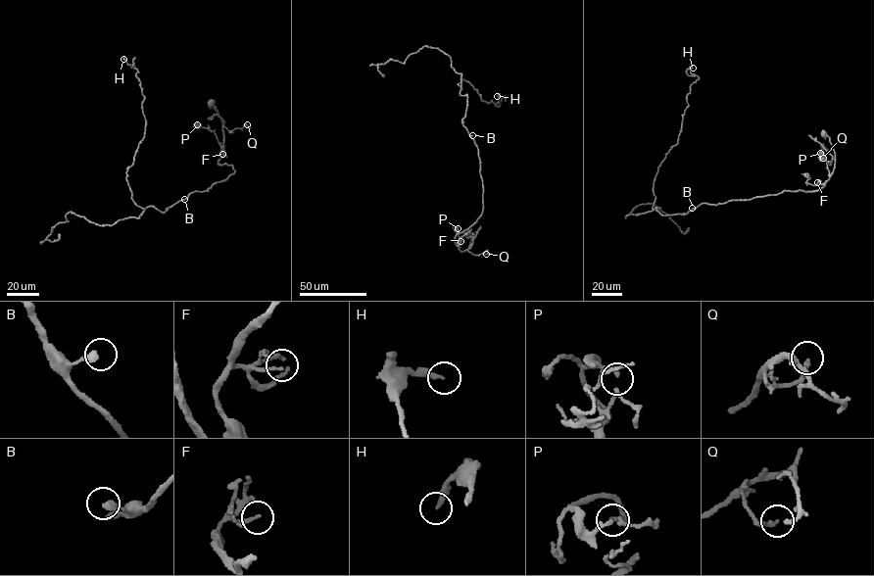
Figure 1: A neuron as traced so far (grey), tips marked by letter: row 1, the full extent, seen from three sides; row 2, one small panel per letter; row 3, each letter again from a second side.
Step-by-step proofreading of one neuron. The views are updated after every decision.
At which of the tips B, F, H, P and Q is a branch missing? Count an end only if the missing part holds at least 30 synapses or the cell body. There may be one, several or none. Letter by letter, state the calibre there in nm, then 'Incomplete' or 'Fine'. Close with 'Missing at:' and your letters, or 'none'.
B: Thickness 320 nm. Fine
F: Thickness 130 nm. Fine
H: Thickness 260 nm. Fine
P: Thickness 140 nm. Fine
Q: Thickness 200 nm. Fine
Missing at: none

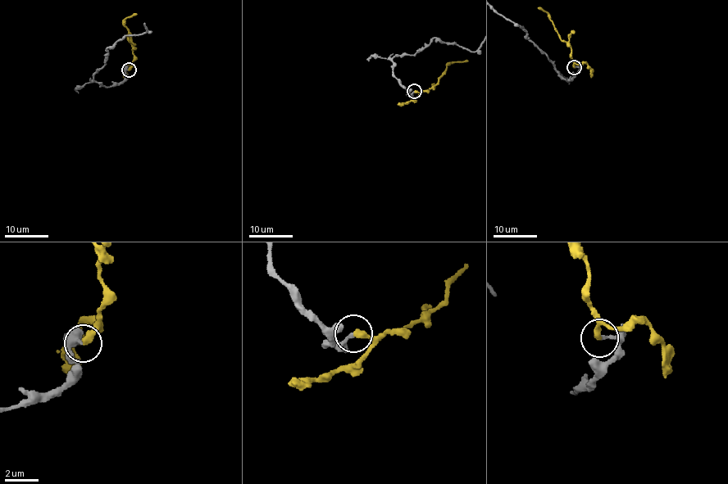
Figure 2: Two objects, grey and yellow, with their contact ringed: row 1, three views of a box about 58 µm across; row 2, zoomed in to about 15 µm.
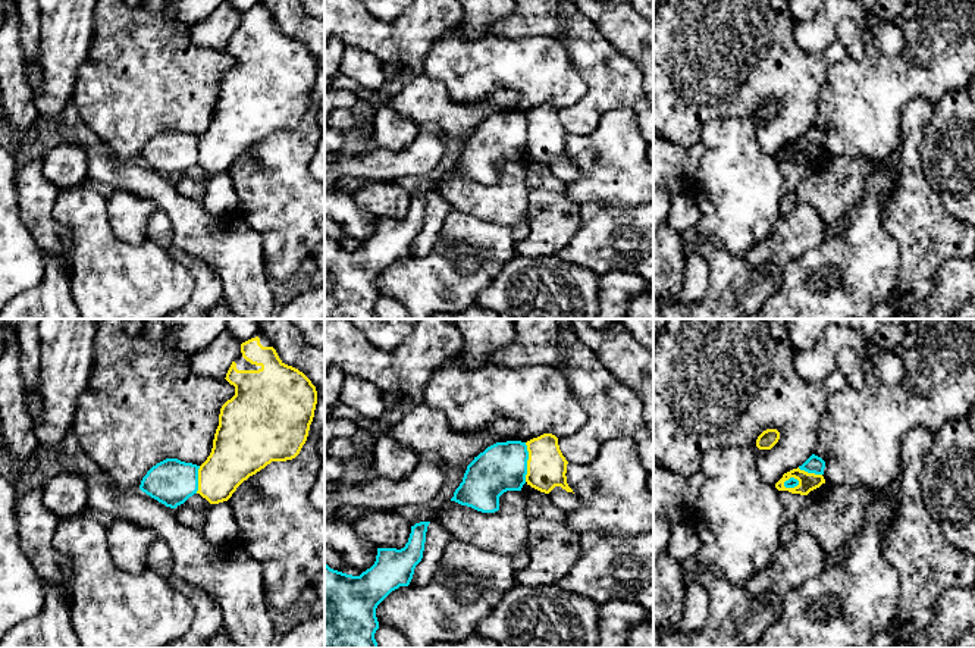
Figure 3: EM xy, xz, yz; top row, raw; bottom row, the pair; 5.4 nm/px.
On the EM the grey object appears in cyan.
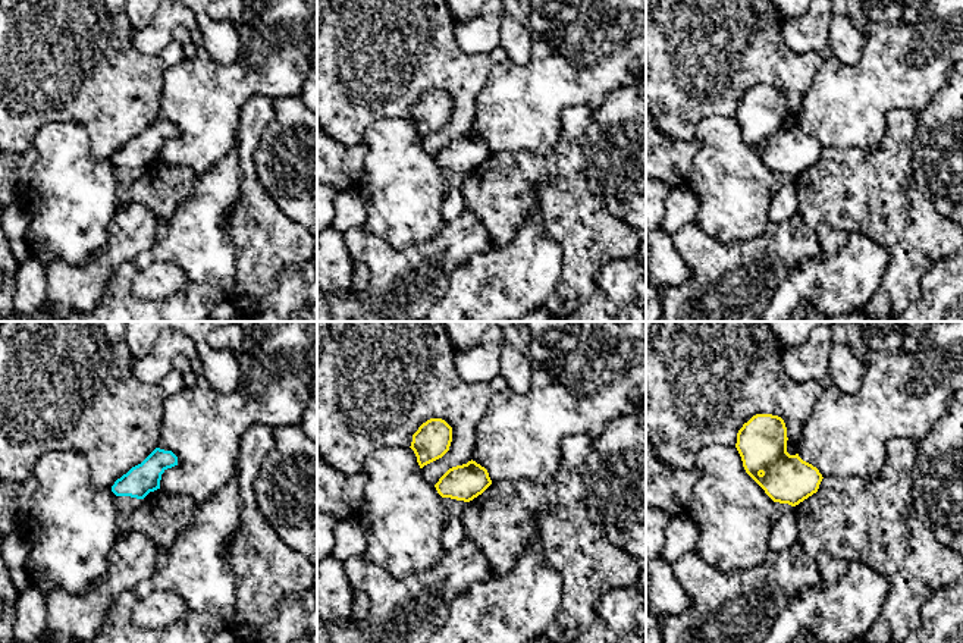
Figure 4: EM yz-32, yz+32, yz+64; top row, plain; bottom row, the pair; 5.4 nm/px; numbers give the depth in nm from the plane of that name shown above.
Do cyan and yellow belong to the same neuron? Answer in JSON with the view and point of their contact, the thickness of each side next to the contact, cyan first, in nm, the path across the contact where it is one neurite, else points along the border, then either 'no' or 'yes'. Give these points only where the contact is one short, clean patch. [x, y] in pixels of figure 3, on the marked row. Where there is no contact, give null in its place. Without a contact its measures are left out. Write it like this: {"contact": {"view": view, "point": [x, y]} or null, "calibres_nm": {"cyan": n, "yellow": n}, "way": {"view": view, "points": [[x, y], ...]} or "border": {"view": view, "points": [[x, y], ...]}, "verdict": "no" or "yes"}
{"contact": {"view": "xz", "point": [526, 462]}, "calibres_nm": {"cyan": 260, "yellow": 220}, "border": {"view": "xz", "points": [[524, 443], [527, 451], [526, 481]]}, "verdict": "no"}

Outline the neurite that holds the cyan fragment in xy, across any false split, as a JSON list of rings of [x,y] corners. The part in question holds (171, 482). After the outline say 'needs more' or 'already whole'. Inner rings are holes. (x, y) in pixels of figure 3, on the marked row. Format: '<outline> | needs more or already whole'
[[[166,458],[147,472],[139,489],[166,507],[176,508],[197,494],[198,469],[192,463]]] | already whole

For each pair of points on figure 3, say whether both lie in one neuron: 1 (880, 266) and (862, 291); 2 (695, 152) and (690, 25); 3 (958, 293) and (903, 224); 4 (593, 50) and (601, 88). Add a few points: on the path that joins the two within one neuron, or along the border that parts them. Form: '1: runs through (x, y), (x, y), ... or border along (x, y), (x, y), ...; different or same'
1: runs through (874, 272), (862, 285); same
2: border along (668, 140), (680, 146), (692, 146), (698, 141); different
3: border along (959, 257), (941, 266), (933, 291), (924, 300); different
4: runs through (596, 59), (601, 65), (601, 80); same

